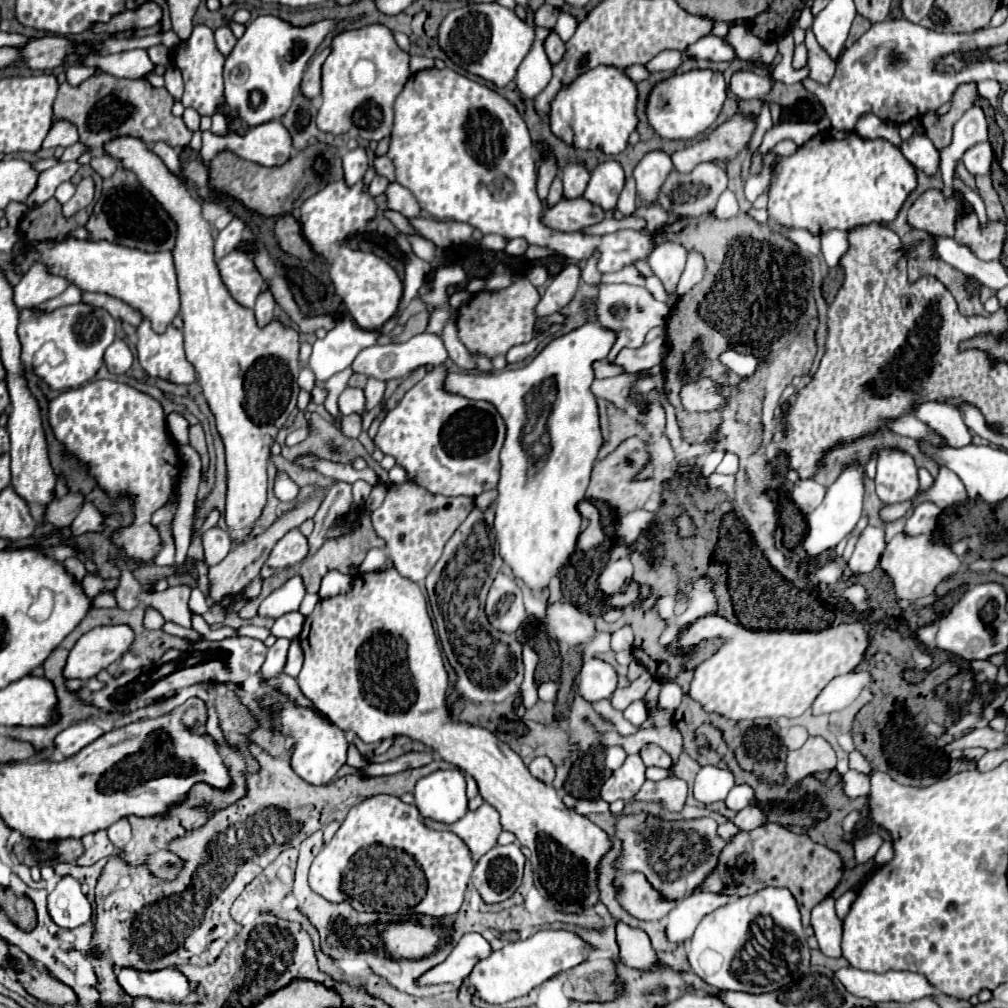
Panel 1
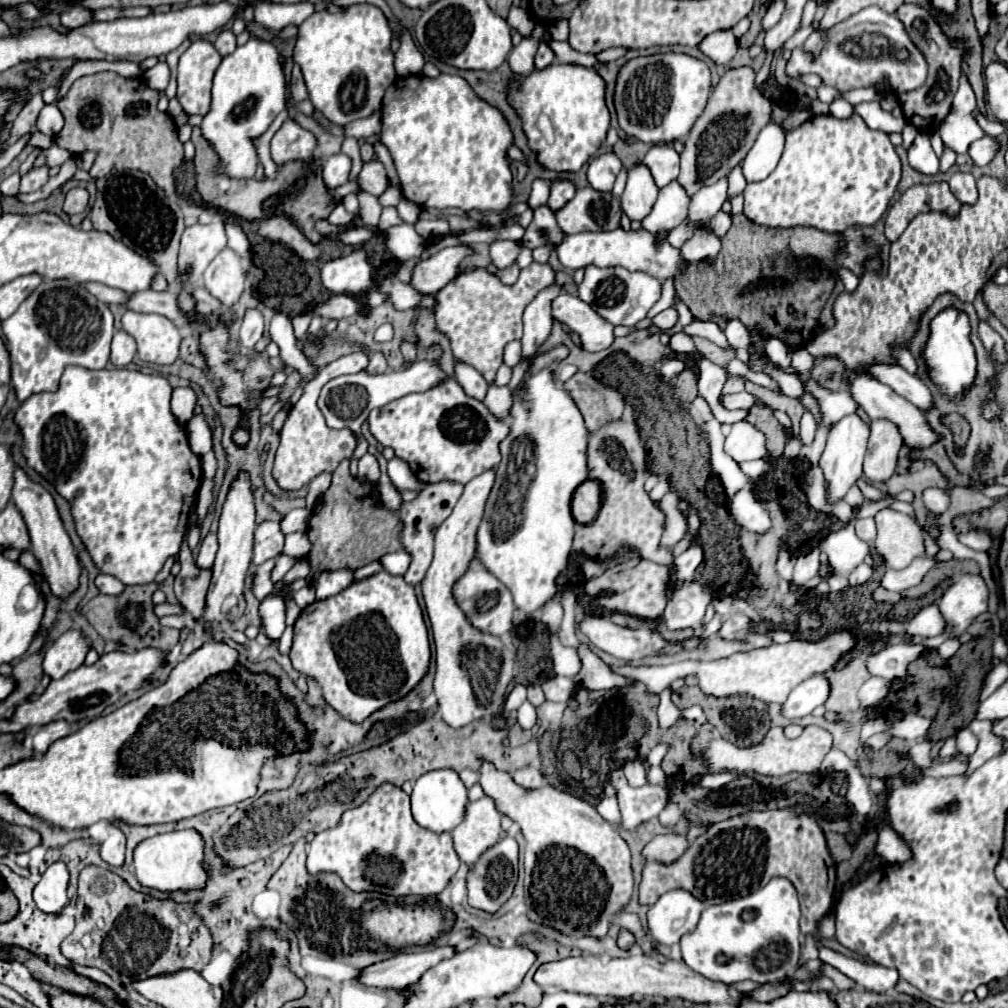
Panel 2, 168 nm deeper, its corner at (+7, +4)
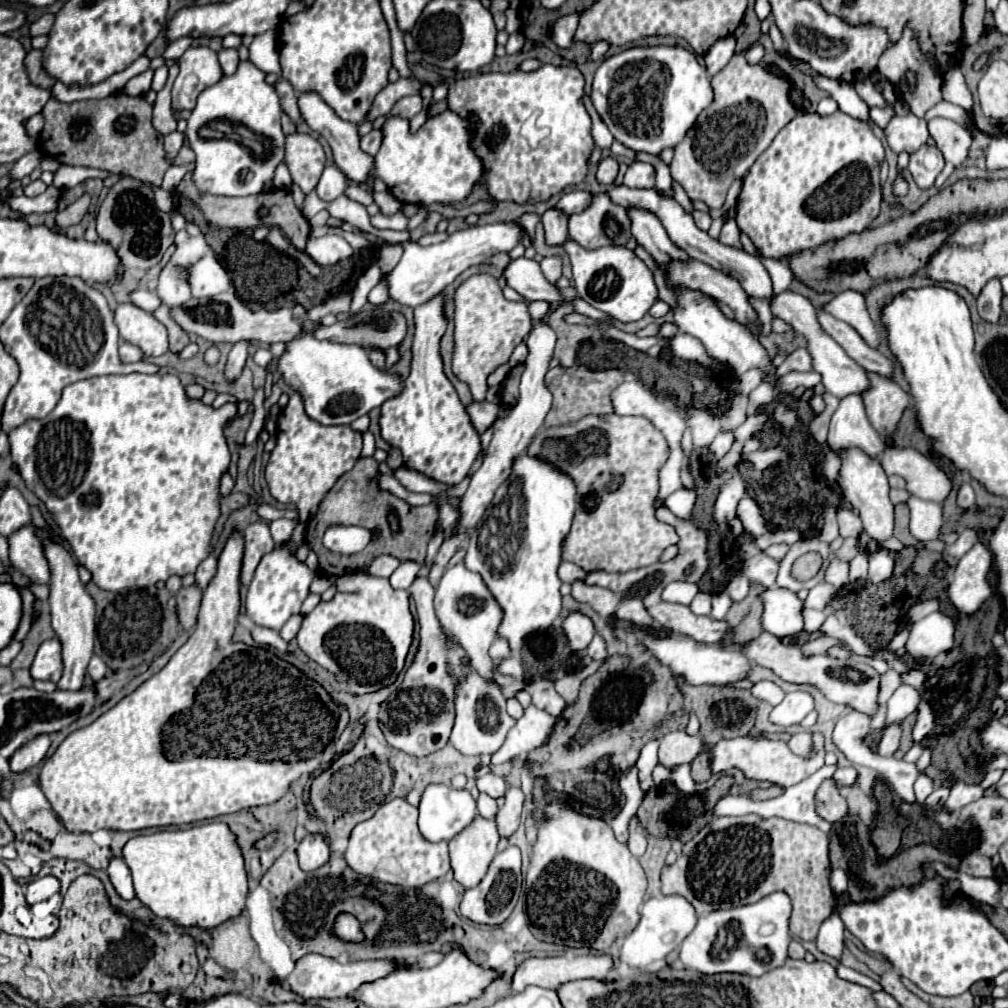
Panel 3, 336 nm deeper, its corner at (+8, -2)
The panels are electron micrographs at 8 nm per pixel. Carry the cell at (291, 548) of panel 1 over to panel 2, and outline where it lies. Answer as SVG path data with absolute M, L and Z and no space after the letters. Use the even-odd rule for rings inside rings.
M263 521L255 527L253 565L261 565L283 553L283 533L277 521Z

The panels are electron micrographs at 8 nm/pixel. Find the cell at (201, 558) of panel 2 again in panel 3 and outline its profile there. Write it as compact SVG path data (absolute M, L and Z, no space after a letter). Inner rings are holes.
M212 553L198 565L198 569L196 569L196 585L200 589L206 589L206 585L214 577L214 573L216 573L216 555Z

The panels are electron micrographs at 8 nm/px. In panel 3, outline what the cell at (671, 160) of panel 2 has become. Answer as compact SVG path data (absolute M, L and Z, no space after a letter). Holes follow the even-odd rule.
M634 161L624 175L624 185L632 187L632 189L652 189L654 175L656 175L656 169L650 163Z

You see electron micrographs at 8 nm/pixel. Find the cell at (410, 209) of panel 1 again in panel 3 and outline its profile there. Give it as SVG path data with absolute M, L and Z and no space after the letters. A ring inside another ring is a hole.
M302 93L298 97L298 105L300 105L300 113L306 119L306 123L310 125L310 129L314 129L320 135L324 135L324 139L330 143L330 147L334 151L334 161L342 169L342 173L350 181L354 181L358 185L364 185L374 175L374 157L368 155L368 153L364 153L360 149L360 139L358 139L356 125L348 123L348 121L342 121L340 117L336 117L336 113L316 93Z

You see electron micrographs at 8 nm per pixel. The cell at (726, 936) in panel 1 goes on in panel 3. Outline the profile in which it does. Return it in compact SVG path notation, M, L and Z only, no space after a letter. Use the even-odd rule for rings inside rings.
M784 891L766 895L764 899L726 911L712 911L698 919L696 929L686 937L680 947L680 961L688 969L696 969L702 975L738 973L748 977L760 977L776 967L782 967L788 959L792 901Z

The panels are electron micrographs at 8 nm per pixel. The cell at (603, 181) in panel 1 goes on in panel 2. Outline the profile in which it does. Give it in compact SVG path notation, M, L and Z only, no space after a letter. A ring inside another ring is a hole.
M603 153L599 155L597 159L593 159L589 163L589 169L587 169L587 179L589 179L589 185L597 191L611 191L613 183L615 183L615 177L621 169L621 161L615 153Z

